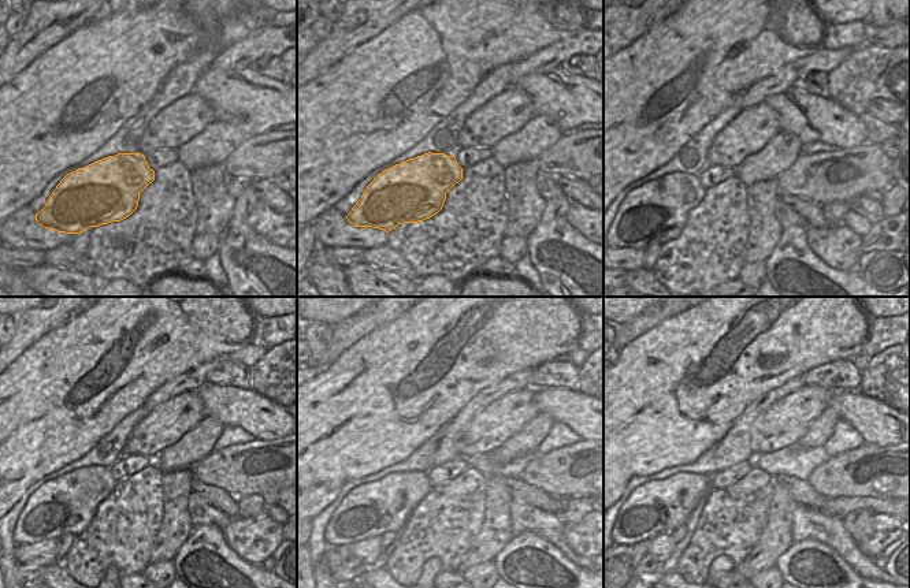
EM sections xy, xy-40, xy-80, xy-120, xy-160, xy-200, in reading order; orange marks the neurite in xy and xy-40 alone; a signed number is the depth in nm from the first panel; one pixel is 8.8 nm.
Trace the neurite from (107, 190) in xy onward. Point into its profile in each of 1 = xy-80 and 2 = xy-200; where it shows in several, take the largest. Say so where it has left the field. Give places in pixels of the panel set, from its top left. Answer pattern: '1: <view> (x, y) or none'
1: xy-80 (720, 190)
2: xy-200 (660, 506)

